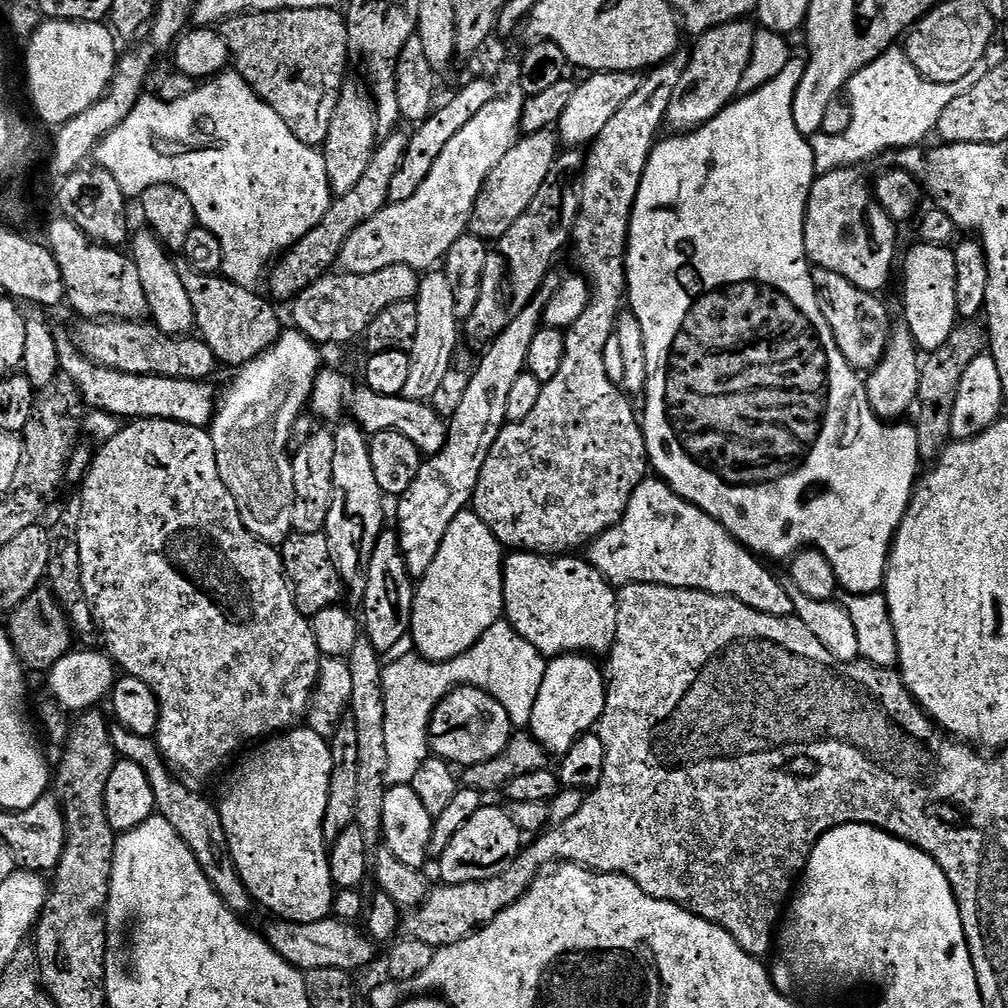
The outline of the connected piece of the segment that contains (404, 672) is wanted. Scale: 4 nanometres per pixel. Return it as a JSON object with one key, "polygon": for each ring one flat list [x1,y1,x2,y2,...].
{"polygon":[[500,619,497,624,490,626,486,634,470,650,458,654,449,660,435,660,425,658,423,655,400,656,396,661,385,663,383,666,388,670,388,675,383,677,383,684,388,687,388,702,385,704,385,716,390,721,388,733,388,750,392,758,401,756,412,770,419,769,424,763,426,756,426,741,430,736,430,725,432,716,436,712,436,707,449,696,455,688,469,686,471,688,483,688,492,693,497,699,504,701,504,705,513,717,531,717,535,710,536,702,539,698,542,684,546,678,549,661,545,653,537,648,533,641,525,636,521,636,515,627,507,619]]}

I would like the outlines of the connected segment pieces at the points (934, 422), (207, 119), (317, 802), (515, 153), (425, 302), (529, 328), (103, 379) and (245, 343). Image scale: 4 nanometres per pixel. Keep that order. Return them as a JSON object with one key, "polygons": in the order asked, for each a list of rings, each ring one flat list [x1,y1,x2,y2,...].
{"polygons":[[[960,322,946,338,942,346,931,349,932,356,923,361,920,373,920,399,918,401,918,412,920,408,920,424,918,431,920,433,920,451,925,461,932,462,940,456,946,445,953,439,952,419,954,418,954,402,958,402,958,386,962,386,962,374,966,374,966,366,974,362,974,358,985,355,986,349,990,344,990,337,983,323,980,322]],[[225,71,223,74,201,83,190,94,186,94,177,100,166,100,156,94,153,94,153,96,151,94,141,96,140,101,134,106,134,110,130,110,130,114,126,114,124,121,101,140,98,149,99,163,107,168,108,171,114,173,117,180,127,185,129,189,137,188,137,190,143,190,149,188,154,182,178,182,181,190,196,205,197,213,204,214,204,212,212,211,213,218,211,217,211,219,229,237,232,235,236,239,238,247,245,248,250,255,257,256,260,260,270,259,269,261,271,261,273,258,287,252,303,236,310,234,310,230,314,230,314,226,318,226,318,222,322,222,322,218,332,206,334,185,328,178,328,167,324,161,323,151,319,147,307,144,304,140,301,140,296,135,295,127,289,124,253,85,252,89,238,73,232,71]],[[297,726,288,729,287,732,269,736,259,746,253,747,247,753,244,765,240,768,240,777,236,780,236,785,228,792,224,804,219,805,221,821,224,824,225,834,228,835,229,848,232,851,233,862,239,872,239,877,243,885,250,891,257,892,264,900,269,900,272,904,277,904,280,908,285,908,285,913,299,918,301,921,326,920,333,915,333,904,336,900,338,885,332,875,332,861,330,859,330,844,325,840,323,834,324,819,326,818,327,800,330,798,331,776,332,776,332,749,329,741,324,741,324,736,320,732,315,732,312,728]],[[552,128,521,135,516,145,506,154,506,158,502,158,502,162,489,174,484,195,478,201,475,219,489,224,490,227,496,228,495,230,506,229,518,222,518,218,526,214,530,202,534,202,538,190,542,190,542,182,546,182,546,174,550,174,561,151,561,141]],[[432,270,420,282,420,295,416,300,420,332,414,341,414,363,410,382,406,392,414,400,427,401,444,384,448,371,452,368,452,359,456,356,456,347,462,340,462,317,456,310,456,290,453,277,444,272]],[[543,299,533,300,526,310,522,310,522,314,518,314,518,318,514,318,514,322,510,322,510,326,506,326,506,330,502,330,502,334,487,345,488,353,469,380,464,397,456,408,456,428,454,424,450,439,437,451,441,451,437,456,429,455,425,459,419,474,399,501,400,528,404,531,402,551,413,569,427,569,444,540,450,522,454,522,456,515,471,505,482,466,508,420,510,390,514,390,514,382,518,382,528,368,530,346,542,327,545,307]],[[63,334,57,335,56,344,60,347,61,369,73,380,75,387,84,398,85,405,104,408,113,417,163,418,182,420,187,424,207,425,214,416,211,383,199,380,184,380,181,376,160,376,157,374,137,375,120,372,93,362,78,347,77,341]],[[195,270,188,272,183,275,184,285,190,294,190,302,194,302,195,327,221,361,237,360,237,365,240,366,248,364,262,355,280,337,280,312,267,295,259,296,258,293,227,280,224,274]]]}

